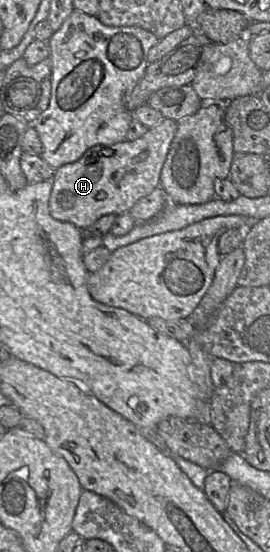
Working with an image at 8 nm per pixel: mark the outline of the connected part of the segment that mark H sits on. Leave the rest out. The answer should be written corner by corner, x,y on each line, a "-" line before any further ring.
164,118
135,141
92,147
79,160
58,168
49,199
50,215
85,229
104,215
129,213
141,198
160,187
161,170
177,129
177,121

